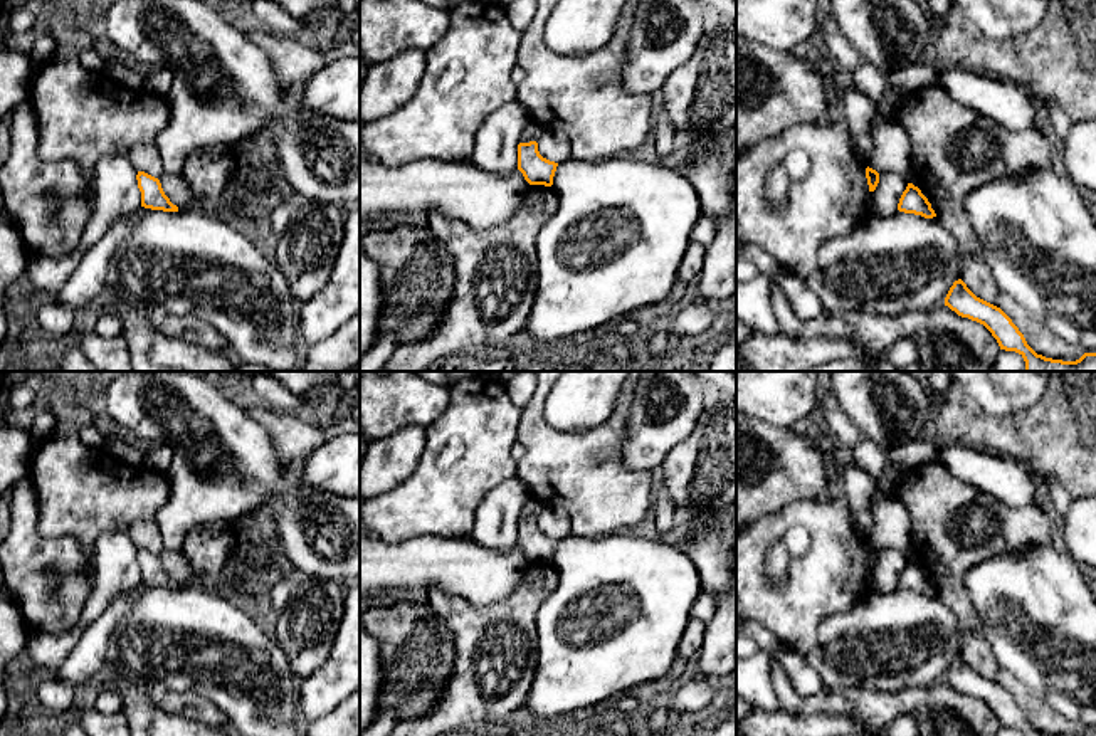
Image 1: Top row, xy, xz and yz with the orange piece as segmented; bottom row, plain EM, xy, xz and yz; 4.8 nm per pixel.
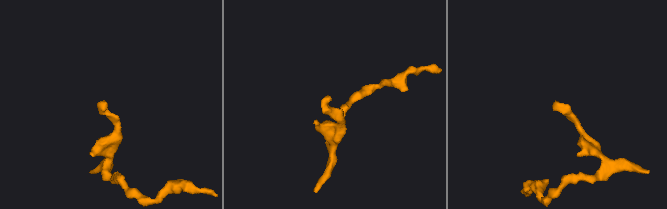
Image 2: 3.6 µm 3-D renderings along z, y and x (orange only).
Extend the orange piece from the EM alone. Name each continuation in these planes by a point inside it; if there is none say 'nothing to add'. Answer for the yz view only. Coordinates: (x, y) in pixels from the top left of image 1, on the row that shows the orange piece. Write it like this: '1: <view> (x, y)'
nothing to add

